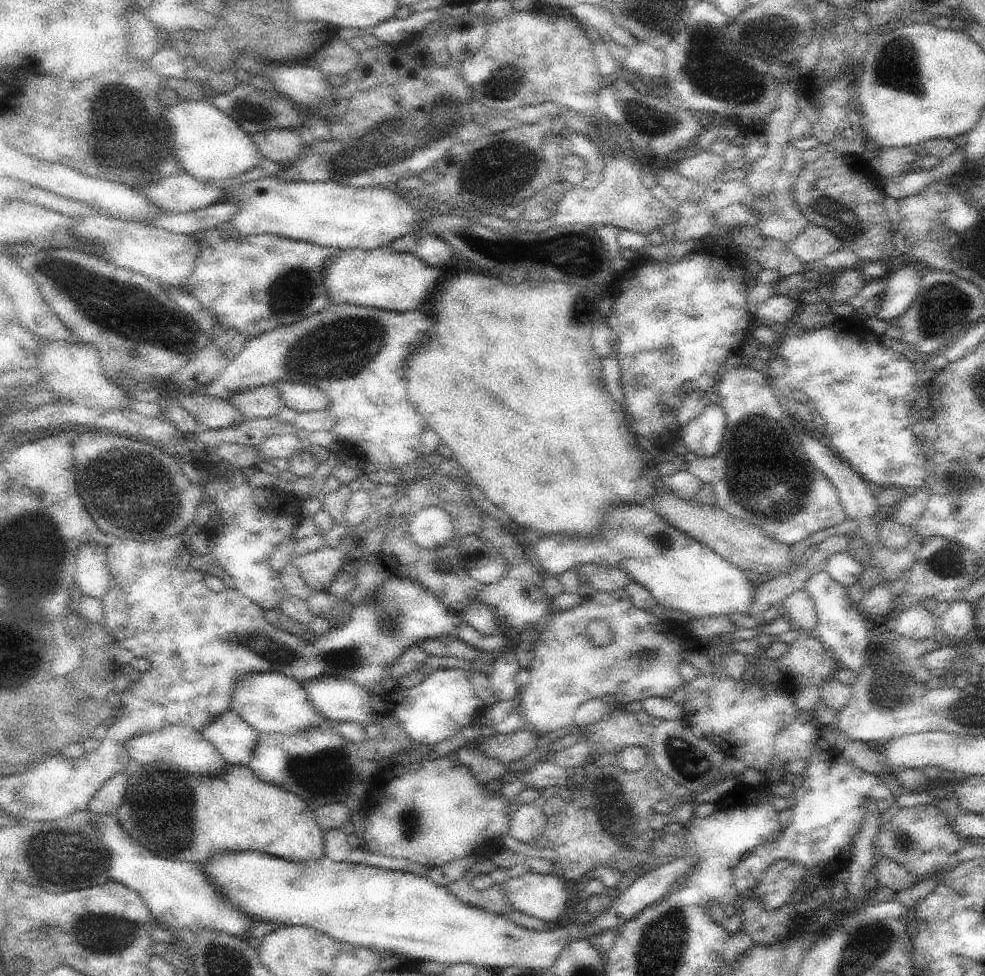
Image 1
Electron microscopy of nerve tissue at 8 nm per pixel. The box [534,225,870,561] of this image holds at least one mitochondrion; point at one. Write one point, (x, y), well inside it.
(662, 538)

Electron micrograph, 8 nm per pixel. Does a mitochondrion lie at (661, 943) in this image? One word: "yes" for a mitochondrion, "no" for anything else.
yes

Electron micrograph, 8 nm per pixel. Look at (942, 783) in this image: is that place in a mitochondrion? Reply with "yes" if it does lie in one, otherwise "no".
no

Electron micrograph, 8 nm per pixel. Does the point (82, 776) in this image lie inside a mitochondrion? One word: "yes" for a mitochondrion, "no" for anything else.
no

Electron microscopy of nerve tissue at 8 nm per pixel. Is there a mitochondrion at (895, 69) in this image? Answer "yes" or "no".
yes

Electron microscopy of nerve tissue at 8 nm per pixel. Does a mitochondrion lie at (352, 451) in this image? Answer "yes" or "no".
no

